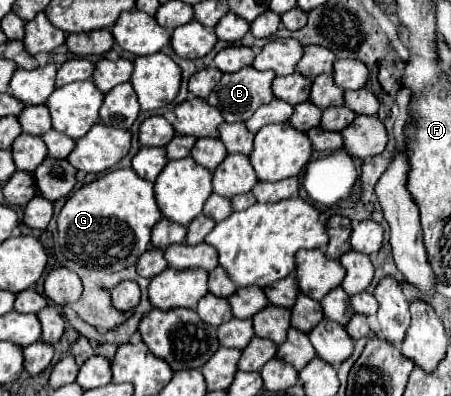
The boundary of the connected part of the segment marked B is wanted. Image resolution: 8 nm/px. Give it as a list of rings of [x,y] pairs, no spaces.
[[[244,67],[236,73],[222,75],[220,83],[208,95],[208,103],[218,107],[224,119],[250,119],[250,115],[264,103],[274,99],[272,95],[272,71],[256,71]]]

